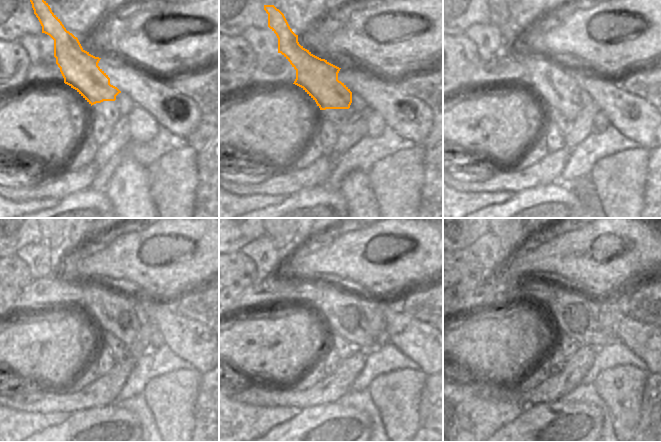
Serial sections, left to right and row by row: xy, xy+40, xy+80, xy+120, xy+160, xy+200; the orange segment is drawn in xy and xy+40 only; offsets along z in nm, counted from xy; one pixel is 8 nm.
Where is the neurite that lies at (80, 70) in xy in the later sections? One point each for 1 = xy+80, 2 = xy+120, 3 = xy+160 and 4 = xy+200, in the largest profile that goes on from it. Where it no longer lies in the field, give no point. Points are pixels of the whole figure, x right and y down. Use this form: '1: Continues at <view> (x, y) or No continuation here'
1: Continues at xy+80 (555, 85)
2: Continues at xy+120 (113, 311)
3: Continues at xy+160 (342, 312)
4: Continues at xy+200 (570, 312).

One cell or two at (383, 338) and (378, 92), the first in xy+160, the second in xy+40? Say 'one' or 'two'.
two

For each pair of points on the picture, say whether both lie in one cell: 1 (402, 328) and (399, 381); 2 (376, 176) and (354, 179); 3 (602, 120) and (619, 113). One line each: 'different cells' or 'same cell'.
1: different cells
2: different cells
3: different cells

